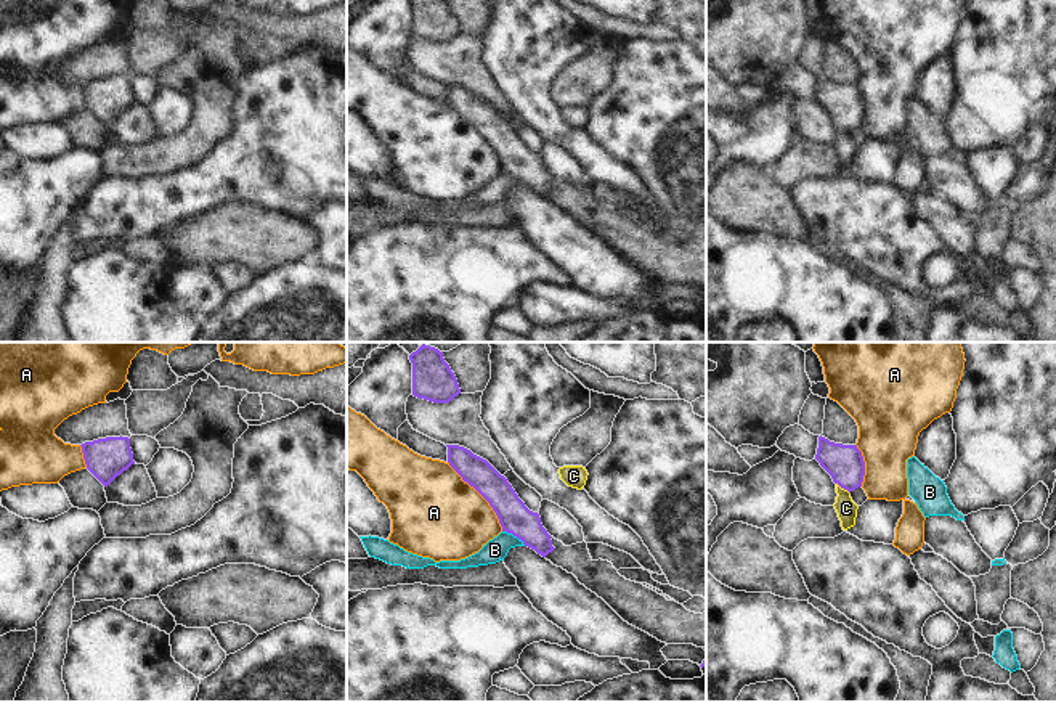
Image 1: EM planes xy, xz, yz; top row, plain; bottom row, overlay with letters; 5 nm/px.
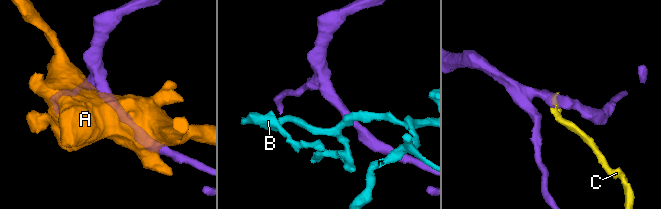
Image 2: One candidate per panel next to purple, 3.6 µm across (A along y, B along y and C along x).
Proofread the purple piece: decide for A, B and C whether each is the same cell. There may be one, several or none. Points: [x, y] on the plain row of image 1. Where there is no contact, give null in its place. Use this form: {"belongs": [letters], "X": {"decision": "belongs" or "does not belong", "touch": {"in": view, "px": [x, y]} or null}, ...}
{"belongs": ["C"], "A": {"decision": "does not belong", "touch": {"in": "xz", "px": [480, 134]}}, "B": {"decision": "does not belong", "touch": {"in": "xz", "px": [514, 175]}}, "C": {"decision": "belongs", "touch": {"in": "yz", "px": [843, 127]}}}

